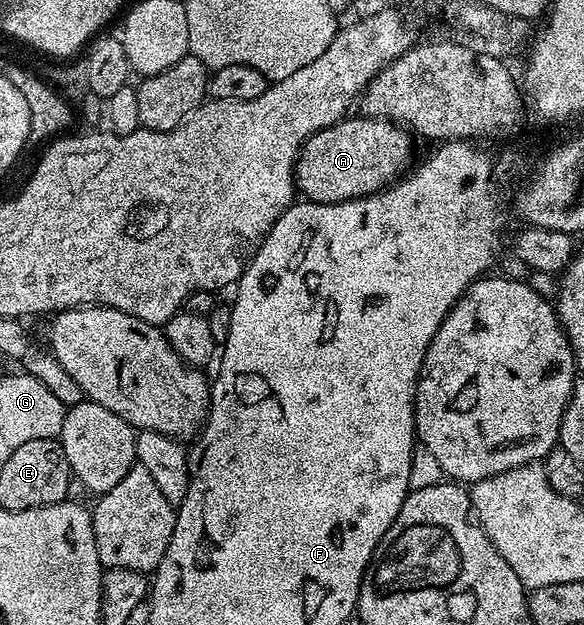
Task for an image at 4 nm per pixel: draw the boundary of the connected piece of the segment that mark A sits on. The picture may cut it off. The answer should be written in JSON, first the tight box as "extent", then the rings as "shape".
{"extent":[295,116,411,205],"shape":[[[348,116],[303,142],[295,160],[295,184],[306,200],[317,205],[332,205],[355,197],[369,197],[404,176],[411,157],[404,130],[383,117],[358,116]]]}

